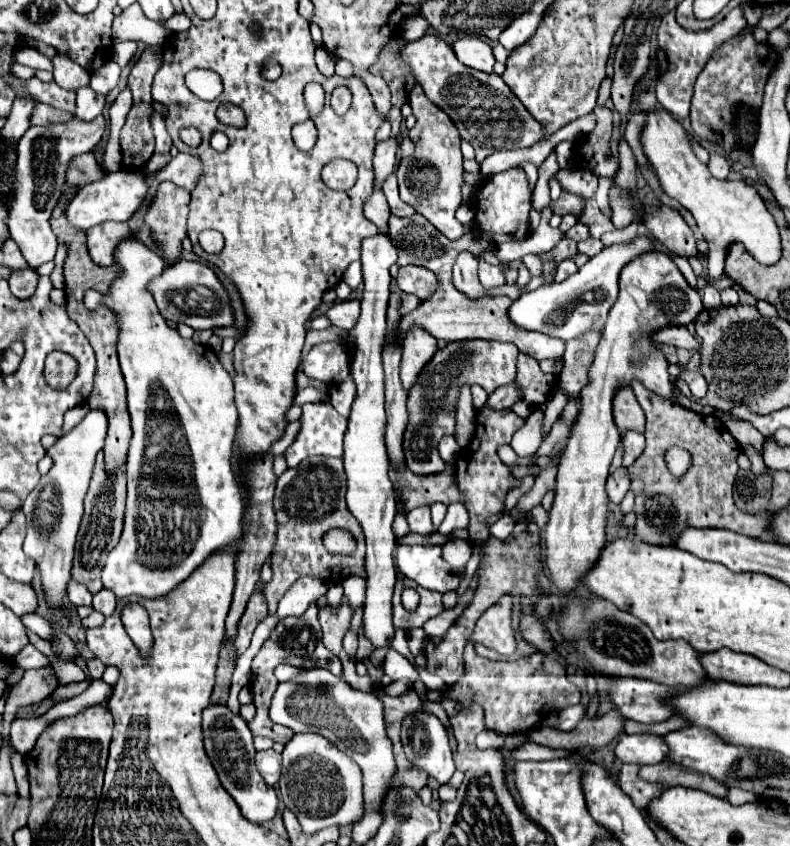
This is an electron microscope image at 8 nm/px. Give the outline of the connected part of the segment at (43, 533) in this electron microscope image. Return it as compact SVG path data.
M90 411L80 425L76 425L70 433L60 437L50 449L48 455L54 459L54 465L48 475L36 485L36 489L26 497L22 511L26 515L26 539L24 553L36 561L42 577L42 589L46 603L52 611L64 609L64 597L68 591L68 581L72 579L72 557L78 527L82 521L82 501L88 491L88 483L92 477L92 467L96 453L104 447L106 437L106 415L102 411Z

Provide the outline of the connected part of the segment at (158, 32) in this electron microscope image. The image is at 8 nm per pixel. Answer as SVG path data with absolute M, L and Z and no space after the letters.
M137 2L124 9L112 25L114 43L134 39L146 45L162 45L168 35L170 31L166 31L160 23L144 17L144 11Z

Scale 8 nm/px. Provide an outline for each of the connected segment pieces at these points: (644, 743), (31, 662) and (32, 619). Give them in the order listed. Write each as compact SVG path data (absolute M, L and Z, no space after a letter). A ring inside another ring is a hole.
M622 735L614 747L614 757L620 763L654 765L664 761L668 747L658 735Z
M28 643L24 649L20 649L20 653L12 659L14 667L22 667L22 669L40 669L48 665L48 657L42 655L32 643Z
M26 613L26 615L22 617L22 623L24 623L30 631L34 631L36 635L40 635L40 637L46 639L46 641L54 637L48 621L46 621L42 615L38 615L38 613Z

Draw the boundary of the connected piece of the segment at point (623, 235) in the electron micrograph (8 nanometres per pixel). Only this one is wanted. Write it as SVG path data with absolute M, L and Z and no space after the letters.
M632 221L628 227L624 229L616 229L616 231L610 231L610 233L604 233L600 237L600 241L604 245L613 245L616 243L626 243L632 241L637 236L638 231L638 221Z

